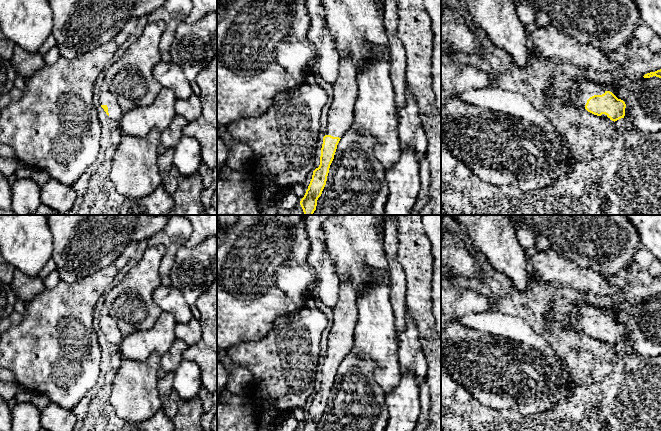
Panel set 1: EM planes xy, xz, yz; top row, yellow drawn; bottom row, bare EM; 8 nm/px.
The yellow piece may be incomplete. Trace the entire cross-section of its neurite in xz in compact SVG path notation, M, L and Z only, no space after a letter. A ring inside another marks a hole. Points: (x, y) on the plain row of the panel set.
M347 277L343 278L343 280L341 281L336 309L341 309L343 312L339 313L338 311L336 311L335 313L333 313L334 320L329 331L328 347L321 372L320 389L313 395L312 403L310 405L308 413L306 414L304 421L300 425L301 431L317 430L317 424L321 420L322 415L326 409L329 392L334 383L337 369L343 359L351 352L351 345L353 344L353 333L355 324L358 319L358 312L356 291Z

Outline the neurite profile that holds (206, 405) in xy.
M202 389L199 397L202 401L203 412L208 412L214 405L217 405L217 390L214 392L208 392Z

